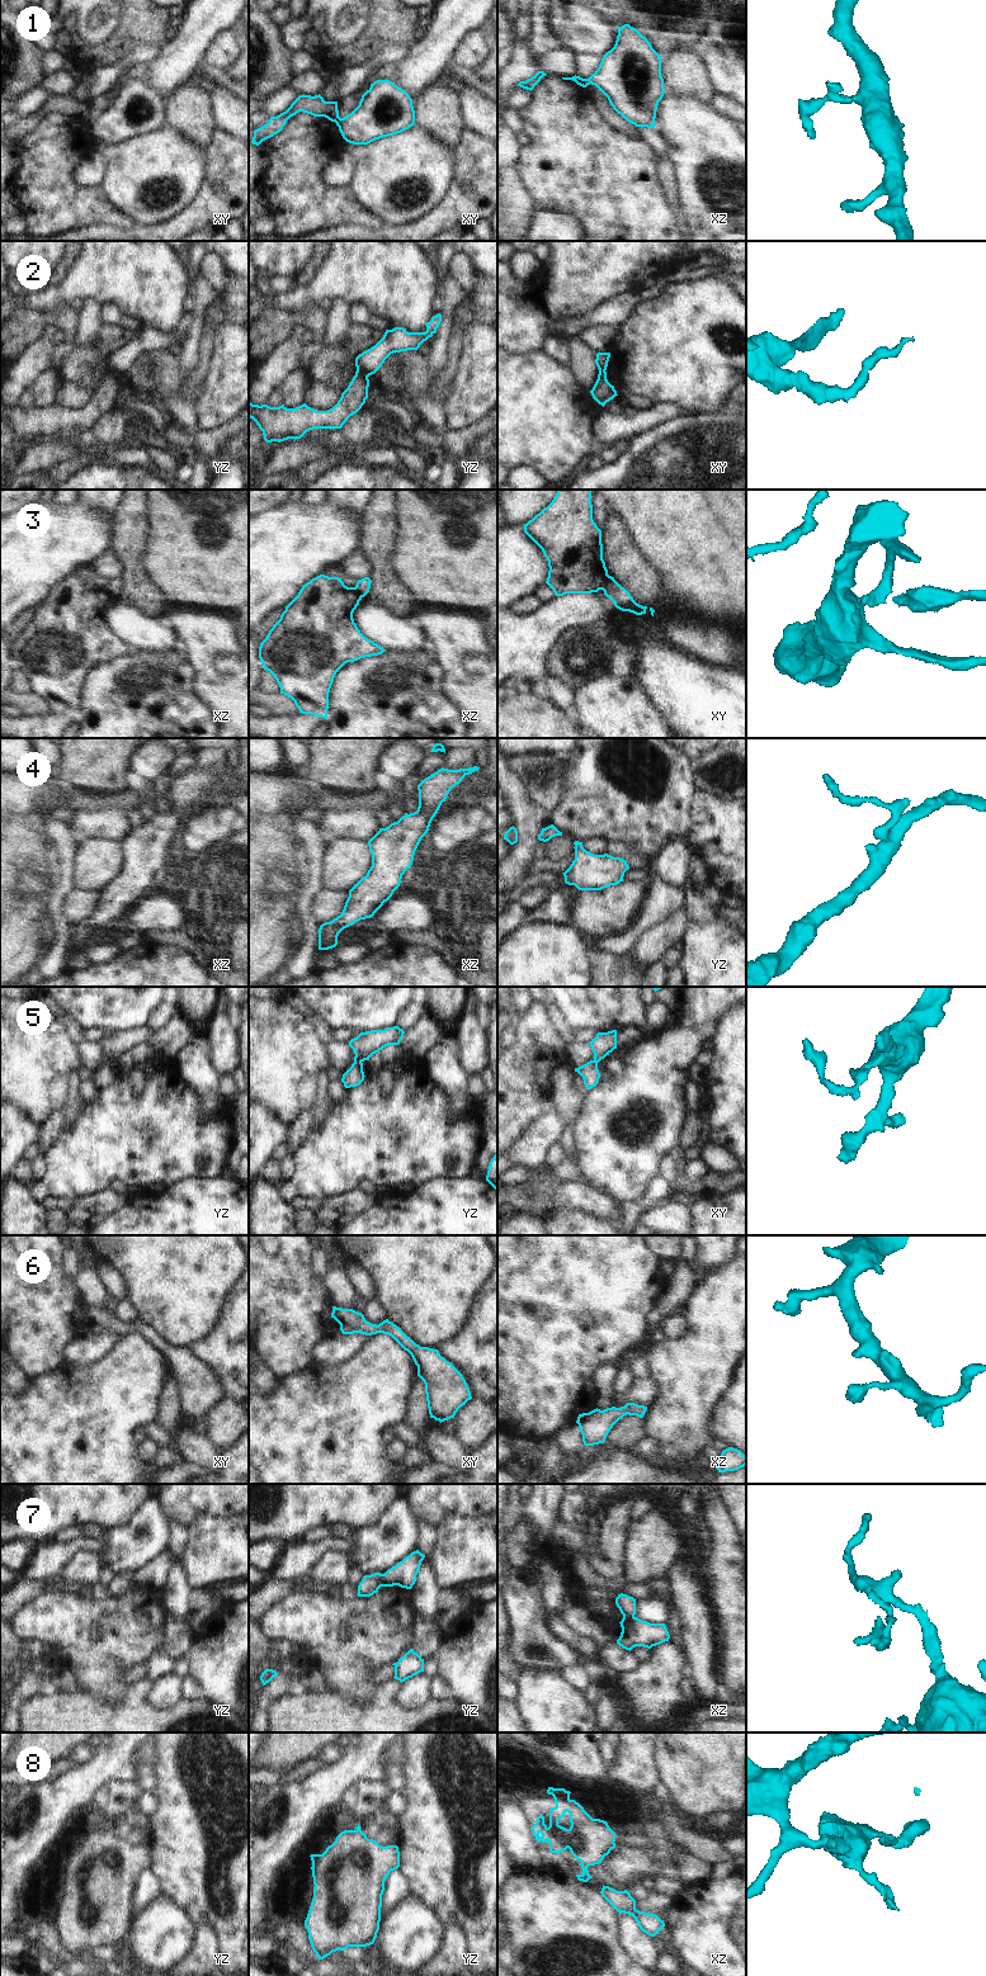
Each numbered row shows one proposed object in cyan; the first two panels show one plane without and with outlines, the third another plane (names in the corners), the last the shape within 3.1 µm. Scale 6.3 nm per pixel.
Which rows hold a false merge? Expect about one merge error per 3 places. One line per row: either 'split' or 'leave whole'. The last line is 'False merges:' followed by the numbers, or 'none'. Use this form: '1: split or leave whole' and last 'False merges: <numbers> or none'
1: split
2: split
3: split
4: leave whole
5: split
6: leave whole
7: split
8: leave whole
False merges: 1, 2, 3, 5, 7

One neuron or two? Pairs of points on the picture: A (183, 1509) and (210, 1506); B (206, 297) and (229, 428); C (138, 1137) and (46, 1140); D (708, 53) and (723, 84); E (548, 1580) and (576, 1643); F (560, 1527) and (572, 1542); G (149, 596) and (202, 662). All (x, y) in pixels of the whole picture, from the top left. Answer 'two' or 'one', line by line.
A: one
B: two
C: two
D: one
E: one
F: one
G: two

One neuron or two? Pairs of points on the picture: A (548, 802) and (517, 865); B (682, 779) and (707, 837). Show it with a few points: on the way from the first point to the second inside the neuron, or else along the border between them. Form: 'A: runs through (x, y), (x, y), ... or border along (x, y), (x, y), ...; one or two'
A: border along (523, 788), (533, 802), (551, 813); two
B: border along (696, 789), (692, 797), (689, 831); two

